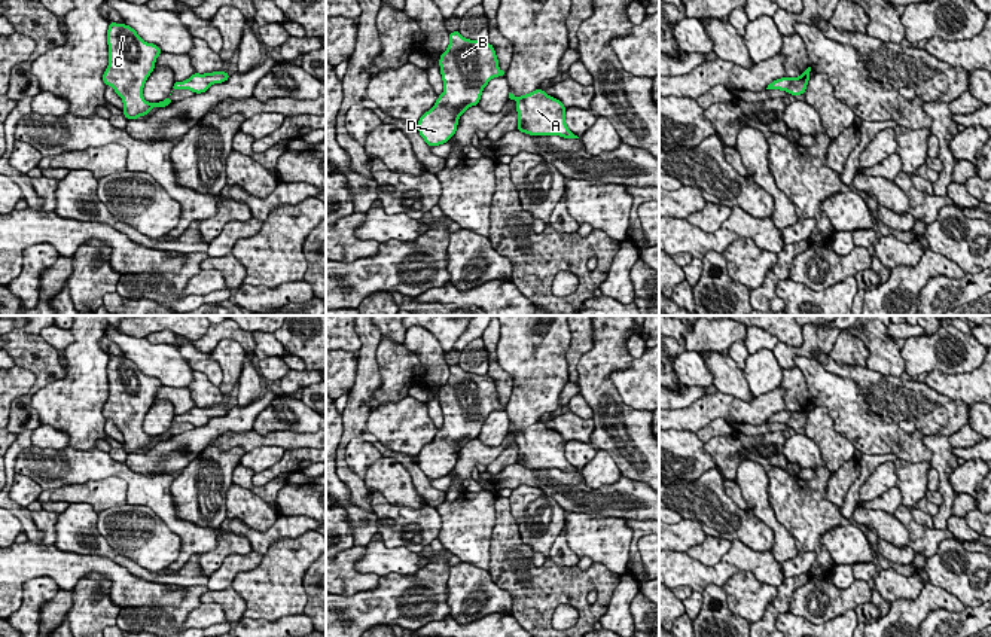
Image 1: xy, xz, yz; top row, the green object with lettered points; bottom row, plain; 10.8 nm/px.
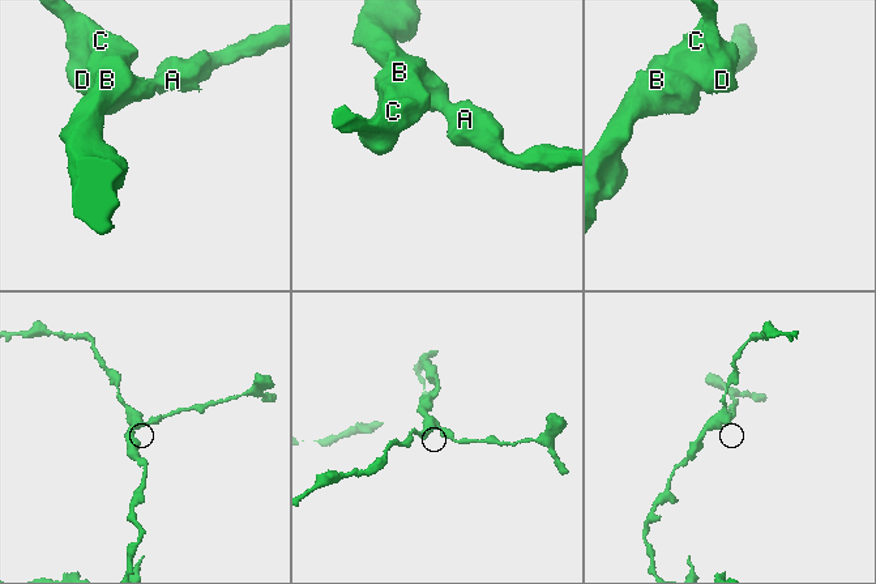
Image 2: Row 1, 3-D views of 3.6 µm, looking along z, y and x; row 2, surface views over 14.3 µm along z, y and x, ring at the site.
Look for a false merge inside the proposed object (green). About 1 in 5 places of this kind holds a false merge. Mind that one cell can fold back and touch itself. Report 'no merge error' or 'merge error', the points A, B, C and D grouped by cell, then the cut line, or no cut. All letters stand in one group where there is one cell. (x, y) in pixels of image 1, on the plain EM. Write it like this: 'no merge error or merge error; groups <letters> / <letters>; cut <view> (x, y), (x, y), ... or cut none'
no merge error; groups A B C D; cut none

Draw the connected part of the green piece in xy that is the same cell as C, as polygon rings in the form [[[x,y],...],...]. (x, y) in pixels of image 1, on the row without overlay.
[[[109,356],[107,378],[109,399],[103,415],[122,432],[126,452],[138,452],[153,441],[167,441],[173,436],[170,429],[159,436],[149,436],[143,430],[144,417],[162,385],[159,380],[144,375],[129,359],[116,356]]]

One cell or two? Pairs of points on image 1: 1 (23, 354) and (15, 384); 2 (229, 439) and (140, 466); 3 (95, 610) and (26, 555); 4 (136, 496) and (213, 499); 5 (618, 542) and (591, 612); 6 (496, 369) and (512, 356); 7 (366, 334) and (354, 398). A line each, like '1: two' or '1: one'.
1: two
2: two
3: two
4: two
5: two
6: two
7: one

